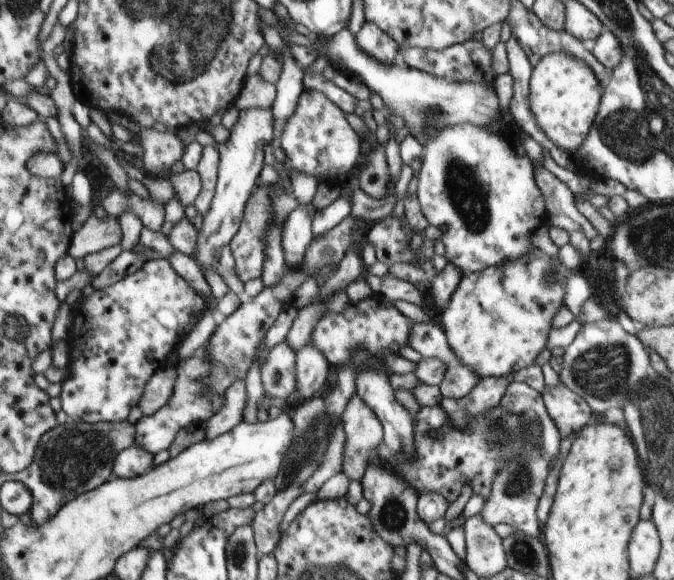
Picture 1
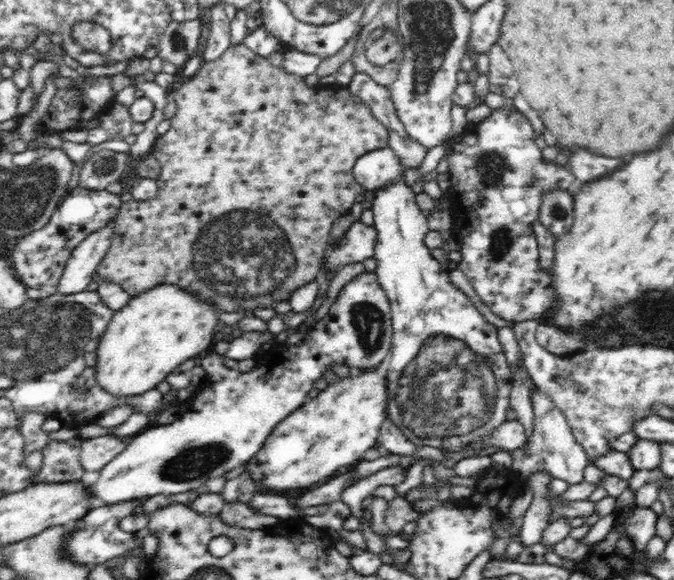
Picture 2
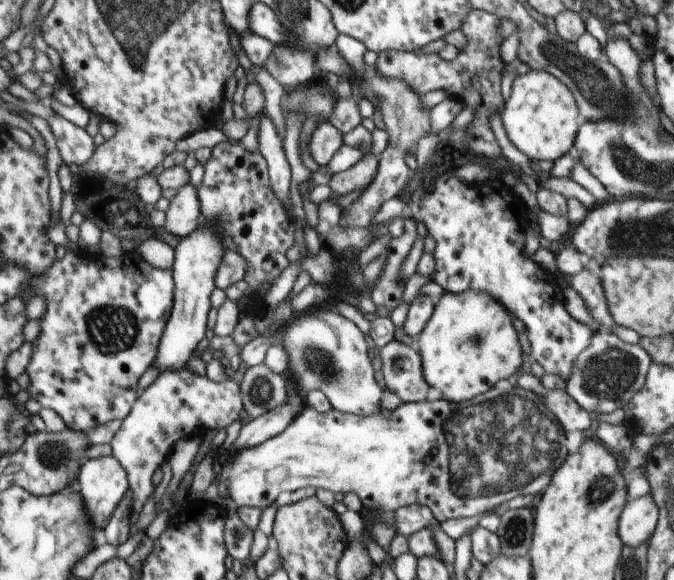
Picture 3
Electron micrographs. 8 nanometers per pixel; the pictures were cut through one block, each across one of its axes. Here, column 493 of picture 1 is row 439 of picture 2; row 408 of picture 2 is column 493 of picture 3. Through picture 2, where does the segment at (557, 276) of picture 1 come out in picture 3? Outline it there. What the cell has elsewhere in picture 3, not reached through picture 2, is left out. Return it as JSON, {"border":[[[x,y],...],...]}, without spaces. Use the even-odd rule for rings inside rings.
{"border":[[[470,290],[459,293],[445,292],[442,295],[435,304],[430,320],[416,339],[416,349],[423,362],[426,382],[431,387],[441,390],[445,399],[458,404],[459,408],[474,396],[499,386],[499,382],[517,372],[522,364],[523,353],[518,332],[512,323],[511,312],[503,307],[502,303],[493,299],[493,296]]]}

